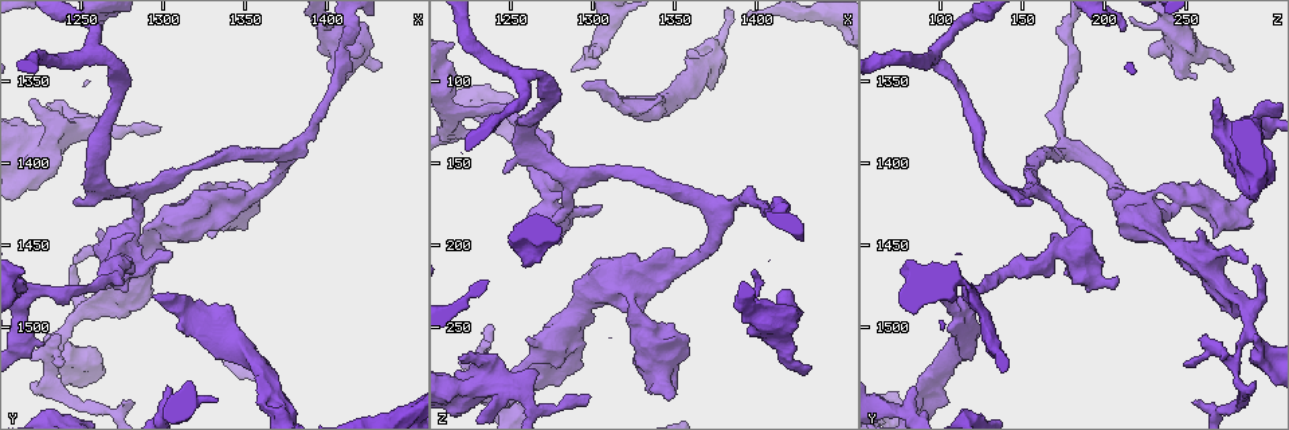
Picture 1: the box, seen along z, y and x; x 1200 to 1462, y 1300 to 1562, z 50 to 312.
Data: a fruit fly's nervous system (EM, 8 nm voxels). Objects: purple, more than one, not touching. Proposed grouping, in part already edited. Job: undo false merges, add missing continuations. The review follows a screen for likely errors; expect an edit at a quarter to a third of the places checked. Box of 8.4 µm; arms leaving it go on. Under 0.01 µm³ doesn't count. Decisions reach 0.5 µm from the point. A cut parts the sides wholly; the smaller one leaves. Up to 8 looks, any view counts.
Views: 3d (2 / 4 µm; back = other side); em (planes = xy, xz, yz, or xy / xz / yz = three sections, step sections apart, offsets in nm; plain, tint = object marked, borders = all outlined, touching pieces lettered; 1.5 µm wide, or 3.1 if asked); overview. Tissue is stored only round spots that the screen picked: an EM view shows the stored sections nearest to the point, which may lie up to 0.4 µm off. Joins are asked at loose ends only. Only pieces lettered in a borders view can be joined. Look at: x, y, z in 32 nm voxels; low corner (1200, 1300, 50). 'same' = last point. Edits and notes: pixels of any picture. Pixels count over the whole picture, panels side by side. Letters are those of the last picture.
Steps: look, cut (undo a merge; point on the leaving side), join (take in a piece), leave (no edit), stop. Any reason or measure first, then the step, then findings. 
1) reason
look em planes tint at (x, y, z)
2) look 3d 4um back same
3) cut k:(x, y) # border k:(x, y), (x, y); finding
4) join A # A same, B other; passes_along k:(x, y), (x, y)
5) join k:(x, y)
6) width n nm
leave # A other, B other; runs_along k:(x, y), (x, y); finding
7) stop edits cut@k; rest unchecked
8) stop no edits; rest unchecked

three-way junction
look em planes tint at (1238, 1506, 288)

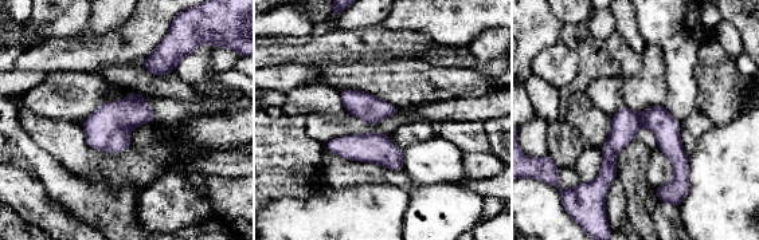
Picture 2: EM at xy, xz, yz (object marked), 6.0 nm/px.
see the neighbours
look em planes borders same

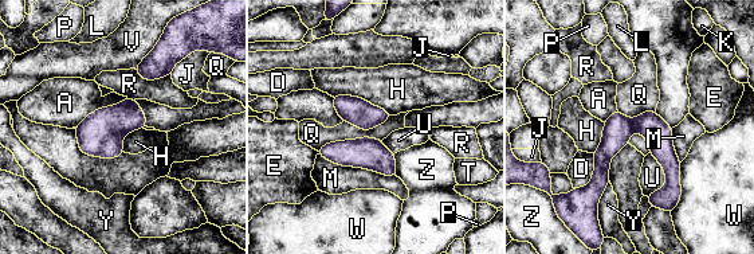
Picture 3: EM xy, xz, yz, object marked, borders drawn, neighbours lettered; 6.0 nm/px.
leave # A other, D other, E other, H other, J other, K other, L other, M other, P other, Q other, R other, T other, U other, V other, W other, Y other, Z other; all the same neuron

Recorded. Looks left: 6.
an open end
look em planes borders at (1296, 1480, 104)

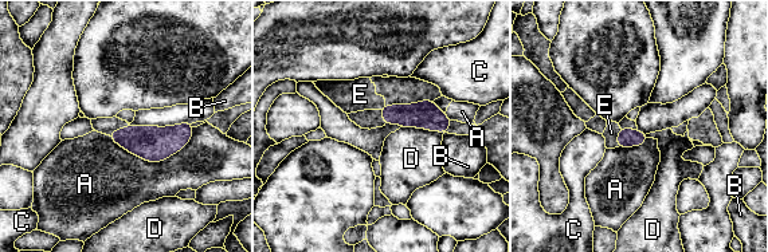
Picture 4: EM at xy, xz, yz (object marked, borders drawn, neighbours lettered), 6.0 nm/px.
join E # A other, B other, C other, D other, E same; passes_along 4:(627, 137), (618, 138), (611, 133); the neuron continues

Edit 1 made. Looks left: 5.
branch stops here
look em planes borders at (1422, 1334, 226)

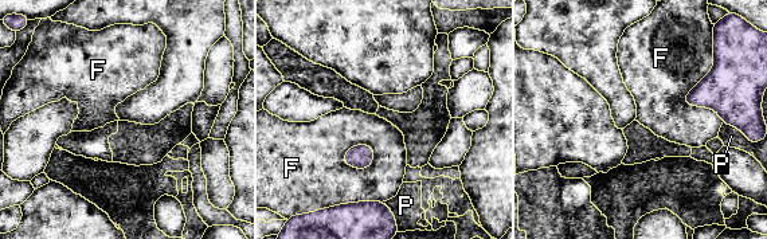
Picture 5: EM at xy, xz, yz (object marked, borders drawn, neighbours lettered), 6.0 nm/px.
longest_contact F 440 nm
leave # F other, P other; border 5:(713, 50), (684, 102), (723, 121); no lettered piece goes on from it

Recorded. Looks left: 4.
stop edits join@4; rest unchecked

